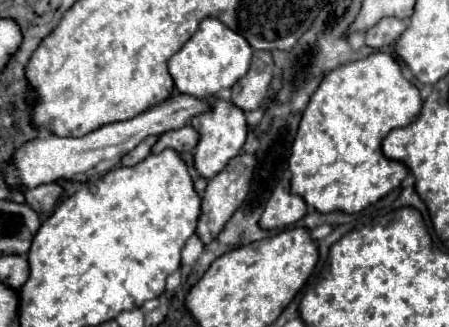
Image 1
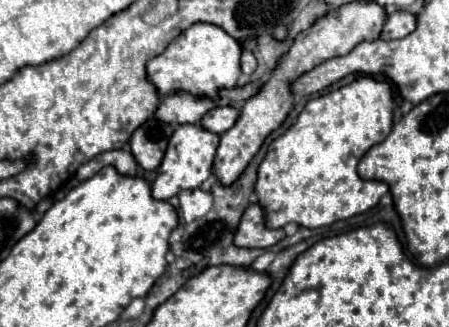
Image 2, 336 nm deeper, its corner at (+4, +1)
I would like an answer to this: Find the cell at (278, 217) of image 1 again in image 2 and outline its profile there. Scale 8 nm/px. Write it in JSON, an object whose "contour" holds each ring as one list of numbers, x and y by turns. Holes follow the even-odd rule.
{"contour":[[251,204,241,218,237,228,235,244,243,248,269,248,285,238,283,230,271,230,265,224,265,208,261,204]]}

